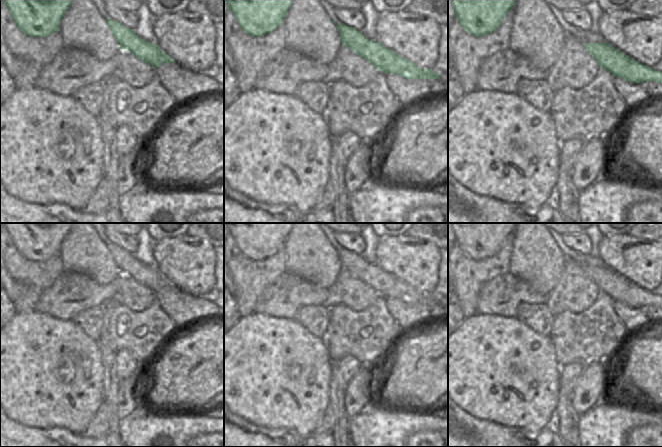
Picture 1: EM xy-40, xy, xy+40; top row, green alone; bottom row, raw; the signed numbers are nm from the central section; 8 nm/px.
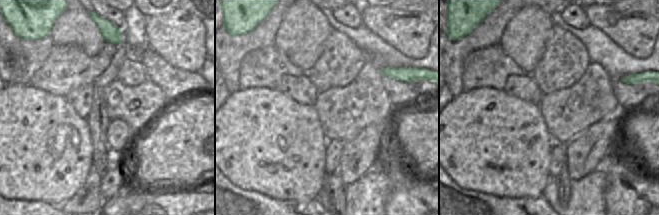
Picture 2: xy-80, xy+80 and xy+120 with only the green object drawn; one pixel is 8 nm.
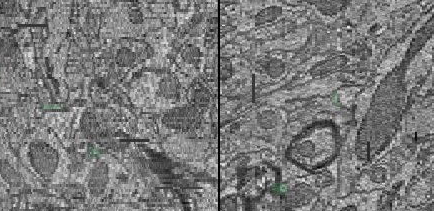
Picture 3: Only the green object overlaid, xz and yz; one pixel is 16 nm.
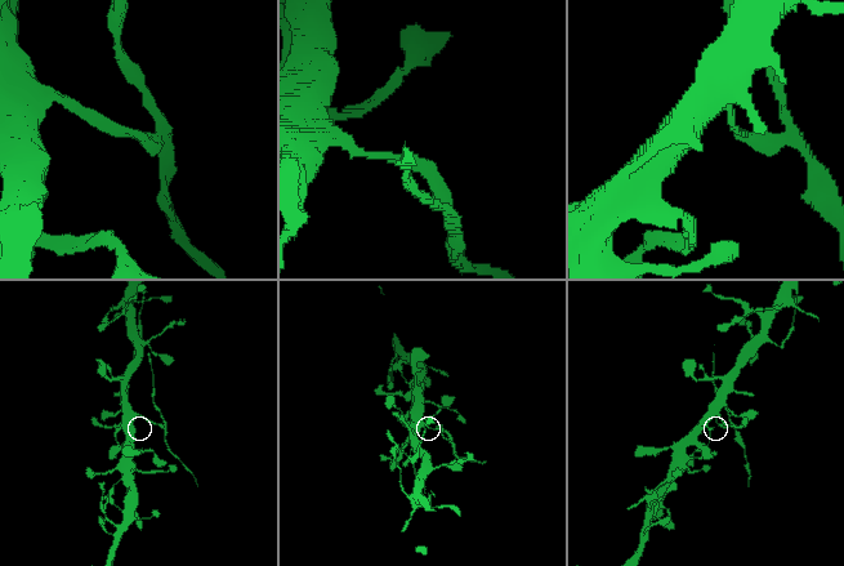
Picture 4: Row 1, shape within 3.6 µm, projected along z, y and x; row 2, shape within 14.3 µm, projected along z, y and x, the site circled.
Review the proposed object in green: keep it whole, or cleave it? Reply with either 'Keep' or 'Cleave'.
Cleave.

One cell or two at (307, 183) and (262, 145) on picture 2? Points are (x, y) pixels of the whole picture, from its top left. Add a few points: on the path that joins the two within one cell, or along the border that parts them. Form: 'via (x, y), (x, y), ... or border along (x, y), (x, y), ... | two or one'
via (296, 172), (273, 149) | one

